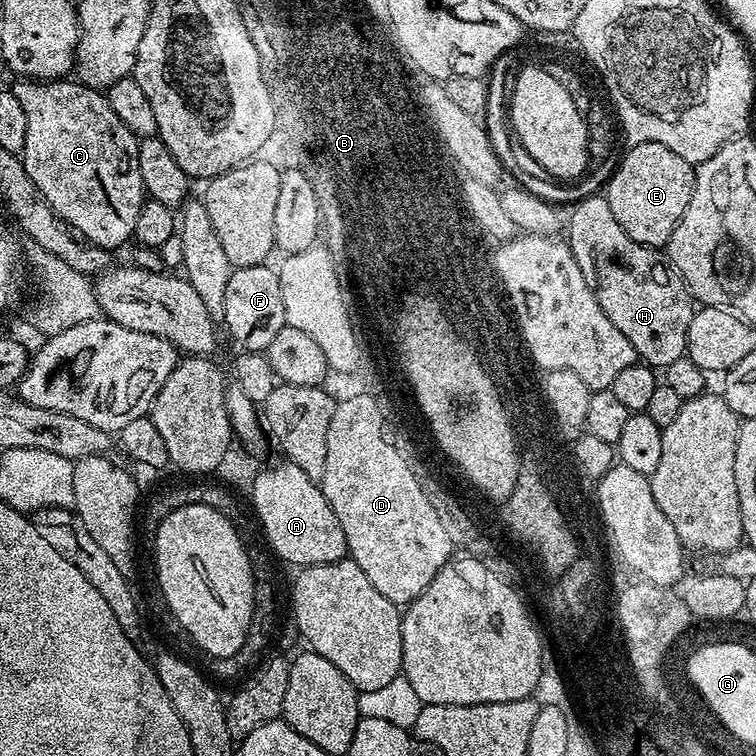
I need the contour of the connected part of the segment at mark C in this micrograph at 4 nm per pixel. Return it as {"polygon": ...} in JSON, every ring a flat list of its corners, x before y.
{"polygon":[[20,78,15,82,17,84,11,85,10,91,14,94,14,98,18,98,18,103,21,104,22,110,26,113,26,126,28,127,26,130,26,146,22,153,25,172,29,175,30,181,33,182,37,190,41,192,42,198,52,208,53,214,60,220,64,220,76,236,100,248,115,250,114,248,118,247,119,244,124,244,127,240,131,241,133,239,134,222,138,222,138,214,142,210,146,199,146,193,142,186,142,174,138,174,138,146,140,140,120,121,118,114,114,114,114,110,110,110,108,97,101,89,91,88,72,78,58,80]]}

